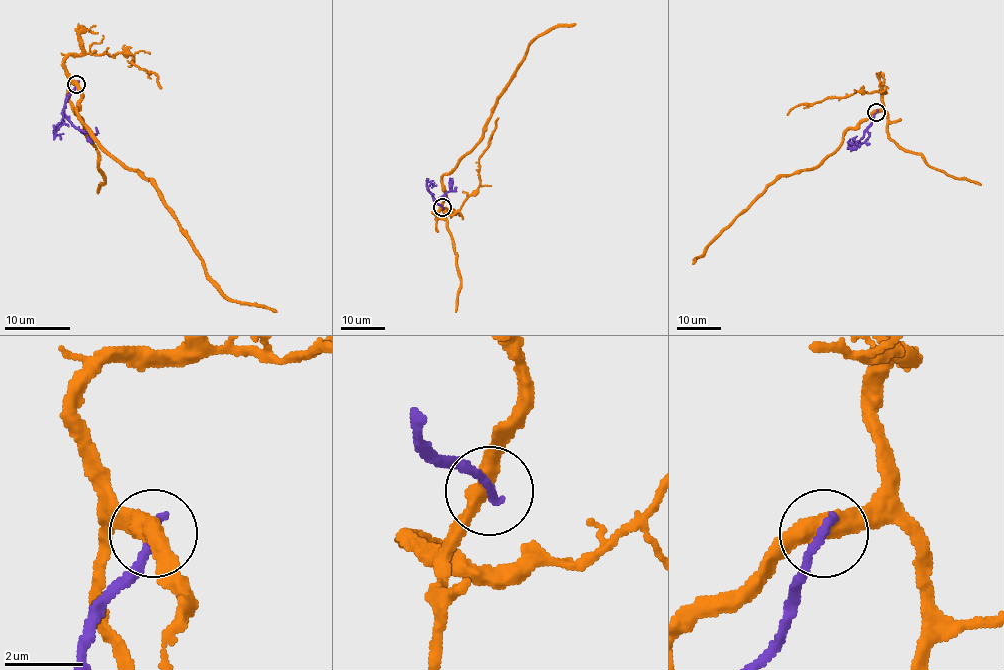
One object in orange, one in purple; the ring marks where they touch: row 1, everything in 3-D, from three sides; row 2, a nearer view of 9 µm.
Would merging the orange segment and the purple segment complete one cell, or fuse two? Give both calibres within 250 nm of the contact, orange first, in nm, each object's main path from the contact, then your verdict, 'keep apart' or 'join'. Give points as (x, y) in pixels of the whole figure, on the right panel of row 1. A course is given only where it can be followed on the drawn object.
440/280 nm | orange via (876, 111), (849, 128), (842, 143), (817, 166), (778, 176), (692, 264) | purple via (876, 111), (869, 136), (854, 146), (847, 142) | keep apart

